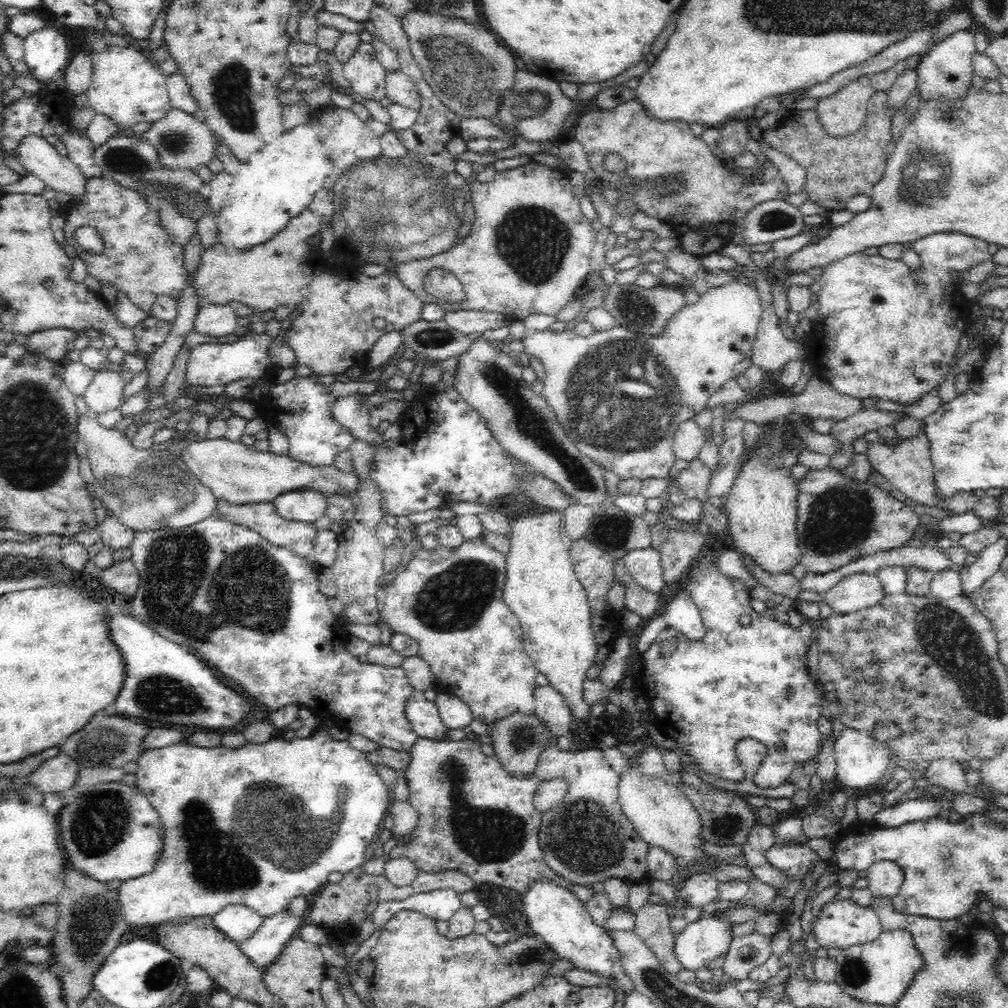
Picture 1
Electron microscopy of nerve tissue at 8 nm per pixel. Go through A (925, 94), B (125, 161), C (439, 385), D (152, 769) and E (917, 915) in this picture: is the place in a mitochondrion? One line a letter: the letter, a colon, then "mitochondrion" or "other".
A: other
B: mitochondrion
C: other
D: other
E: other

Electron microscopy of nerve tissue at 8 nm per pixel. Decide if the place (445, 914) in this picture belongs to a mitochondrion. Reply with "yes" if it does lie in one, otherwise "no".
no

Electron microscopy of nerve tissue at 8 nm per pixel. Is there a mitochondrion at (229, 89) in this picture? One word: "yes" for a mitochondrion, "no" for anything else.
yes

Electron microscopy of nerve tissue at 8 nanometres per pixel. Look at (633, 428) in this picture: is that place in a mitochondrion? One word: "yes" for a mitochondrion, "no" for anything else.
yes

